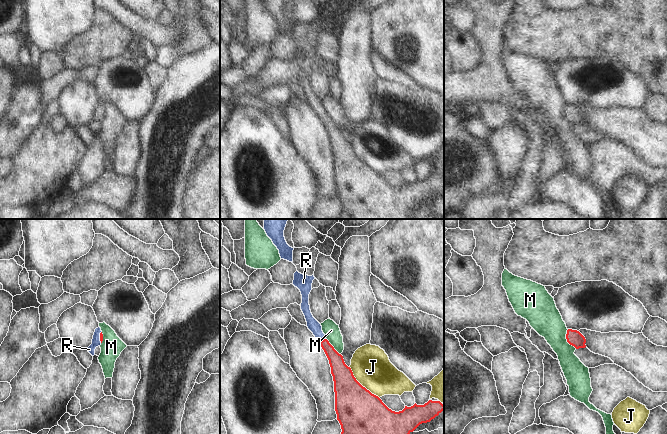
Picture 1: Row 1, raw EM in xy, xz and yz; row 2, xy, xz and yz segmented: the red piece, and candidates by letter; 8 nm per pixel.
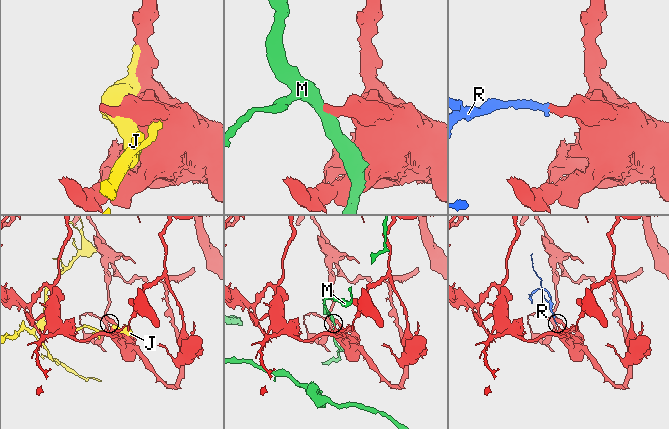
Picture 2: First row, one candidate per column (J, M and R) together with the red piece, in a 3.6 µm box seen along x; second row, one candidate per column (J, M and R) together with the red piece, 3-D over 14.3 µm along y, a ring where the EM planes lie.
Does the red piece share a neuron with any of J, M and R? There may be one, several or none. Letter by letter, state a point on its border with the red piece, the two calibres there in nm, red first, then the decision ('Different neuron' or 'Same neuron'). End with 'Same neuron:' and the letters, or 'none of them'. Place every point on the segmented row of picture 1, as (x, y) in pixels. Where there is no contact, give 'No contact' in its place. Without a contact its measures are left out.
J: Touches red at xz (361, 385). Thickness 360 nm (red) against 320 nm. Different neuron
M: Touches red at yz (567, 340). Thickness 120 nm (red) against 240 nm. Different neuron
R: Touches red at xz (322, 340). Thickness 120 nm (red) against 100 nm. Same neuron
Same neuron: R.

